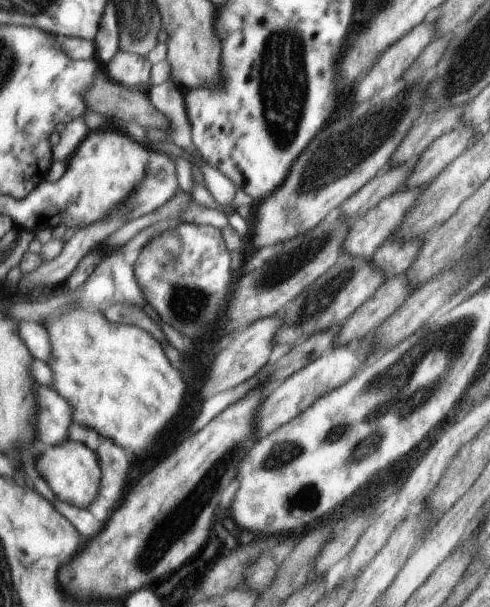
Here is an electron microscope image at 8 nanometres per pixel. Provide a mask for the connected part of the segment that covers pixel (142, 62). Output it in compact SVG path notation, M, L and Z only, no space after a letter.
M121 49L104 69L114 82L135 89L136 86L148 86L153 66L150 60L138 53Z

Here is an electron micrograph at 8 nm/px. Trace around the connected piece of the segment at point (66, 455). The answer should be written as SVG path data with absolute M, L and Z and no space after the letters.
M68 440L62 446L48 448L38 458L38 472L50 482L50 486L56 490L56 494L62 500L74 502L78 506L90 506L100 492L102 484L102 466L94 450L90 450L86 444L78 440Z

